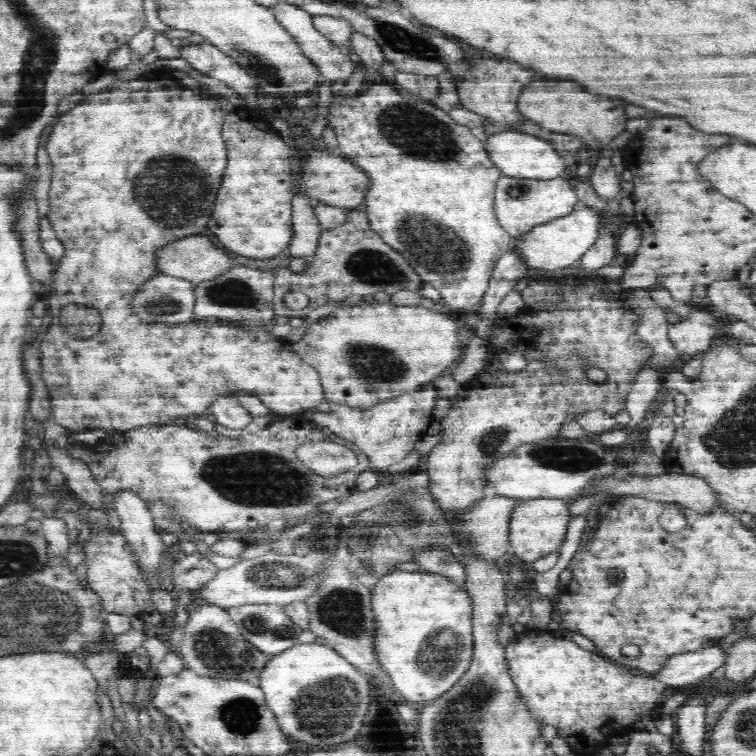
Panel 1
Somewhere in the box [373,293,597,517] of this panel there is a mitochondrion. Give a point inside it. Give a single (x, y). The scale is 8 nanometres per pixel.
(492, 441)

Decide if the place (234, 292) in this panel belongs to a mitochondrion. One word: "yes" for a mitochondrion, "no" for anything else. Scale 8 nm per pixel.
yes

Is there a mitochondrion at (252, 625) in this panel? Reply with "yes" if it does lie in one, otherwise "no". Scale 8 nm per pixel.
yes

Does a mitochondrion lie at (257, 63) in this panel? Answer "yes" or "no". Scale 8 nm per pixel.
yes

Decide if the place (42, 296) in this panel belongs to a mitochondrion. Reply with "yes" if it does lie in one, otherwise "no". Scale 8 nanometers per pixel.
no

